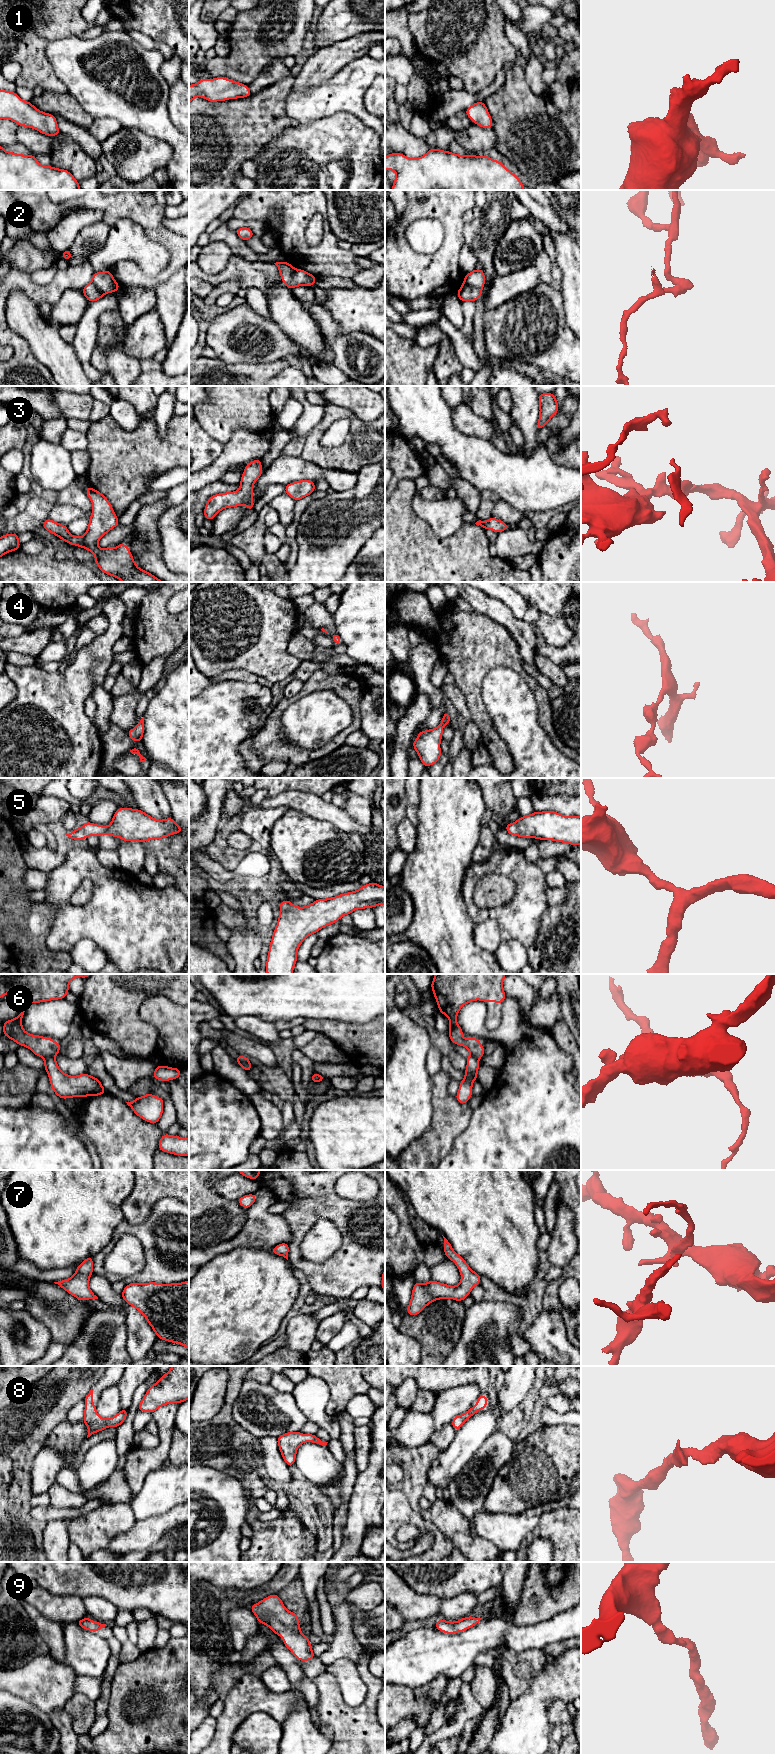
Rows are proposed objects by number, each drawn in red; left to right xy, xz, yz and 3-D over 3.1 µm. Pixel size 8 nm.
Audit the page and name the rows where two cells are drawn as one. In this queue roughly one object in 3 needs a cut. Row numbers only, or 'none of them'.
2, 6

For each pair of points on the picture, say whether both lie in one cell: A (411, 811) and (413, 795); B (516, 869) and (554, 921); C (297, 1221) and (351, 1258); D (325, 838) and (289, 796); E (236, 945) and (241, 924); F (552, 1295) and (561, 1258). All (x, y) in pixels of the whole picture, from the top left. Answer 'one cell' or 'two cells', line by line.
A: one cell
B: two cells
C: one cell
D: two cells
E: one cell
F: two cells

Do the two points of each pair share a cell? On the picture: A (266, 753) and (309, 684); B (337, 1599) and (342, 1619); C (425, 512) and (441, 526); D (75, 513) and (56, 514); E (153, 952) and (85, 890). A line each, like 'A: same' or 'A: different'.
A: same
B: different
C: same
D: same
E: different

